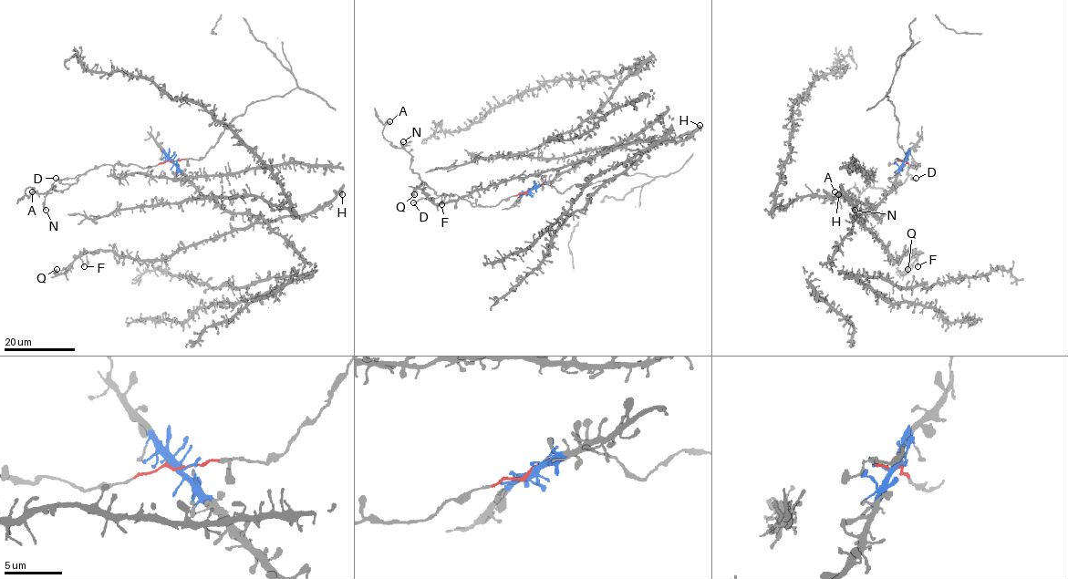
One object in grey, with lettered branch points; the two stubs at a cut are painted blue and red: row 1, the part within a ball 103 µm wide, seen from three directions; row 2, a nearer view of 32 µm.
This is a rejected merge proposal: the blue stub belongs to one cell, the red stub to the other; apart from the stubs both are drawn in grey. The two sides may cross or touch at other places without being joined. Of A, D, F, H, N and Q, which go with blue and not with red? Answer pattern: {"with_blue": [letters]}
{"with_blue": ["F", "H", "Q"]}

